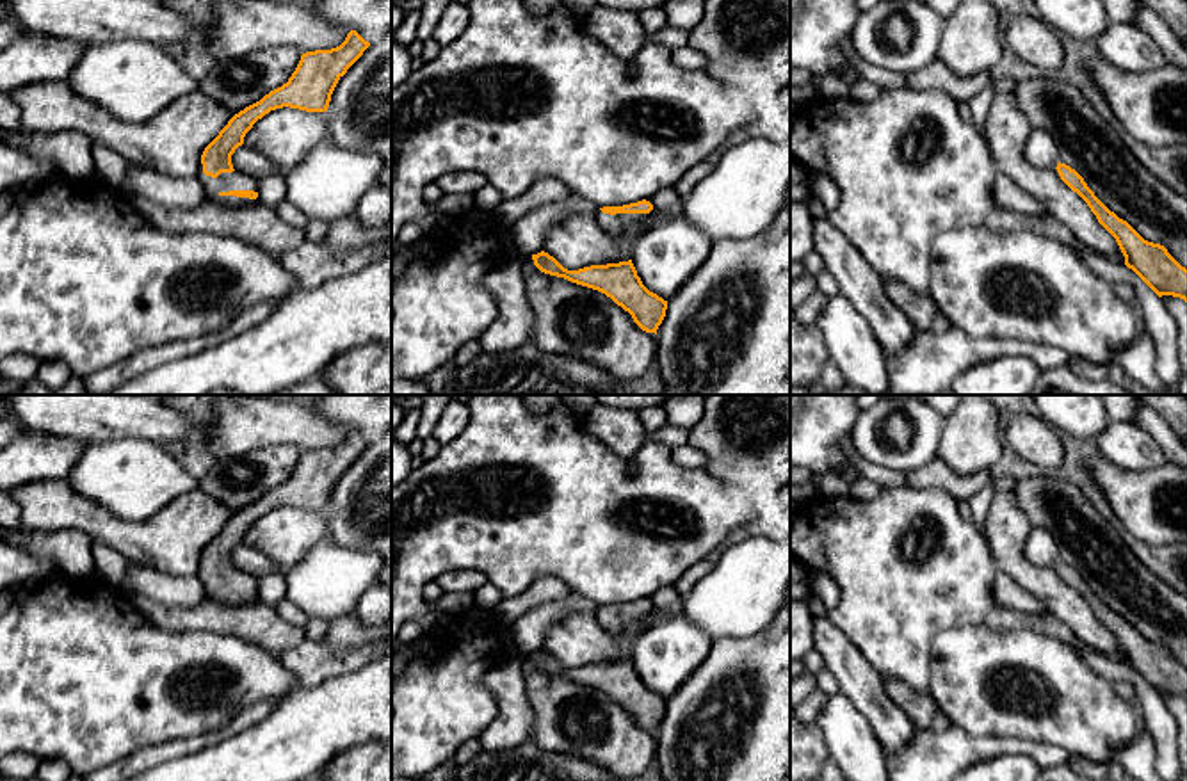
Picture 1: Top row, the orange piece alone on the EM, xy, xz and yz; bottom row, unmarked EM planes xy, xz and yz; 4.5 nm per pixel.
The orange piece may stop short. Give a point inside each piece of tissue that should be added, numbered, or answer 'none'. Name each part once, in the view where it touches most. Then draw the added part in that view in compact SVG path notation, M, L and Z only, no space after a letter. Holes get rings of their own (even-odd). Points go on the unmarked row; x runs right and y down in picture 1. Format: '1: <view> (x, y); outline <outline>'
1: xy (225, 580); outline M199 562L198 576L205 585L206 598L226 605L253 605L256 598L230 594L230 589L254 589L258 591L258 580L251 575L233 571L221 571L217 576L206 575L203 571L203 562Z

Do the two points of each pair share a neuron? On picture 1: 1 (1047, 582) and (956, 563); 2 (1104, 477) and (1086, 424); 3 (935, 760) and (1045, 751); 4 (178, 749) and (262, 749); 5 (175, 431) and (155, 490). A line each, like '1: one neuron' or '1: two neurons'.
1: two neurons
2: two neurons
3: one neuron
4: two neurons
5: two neurons

